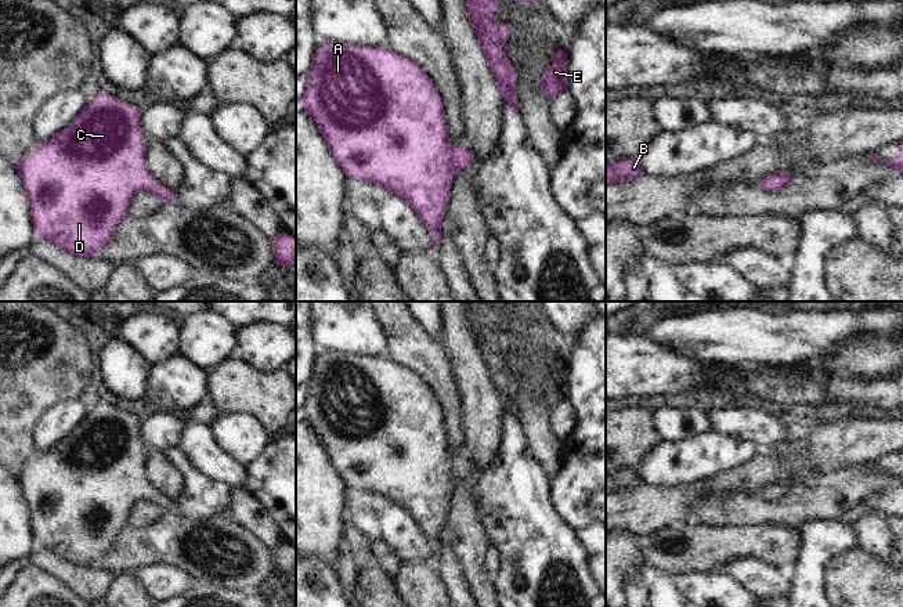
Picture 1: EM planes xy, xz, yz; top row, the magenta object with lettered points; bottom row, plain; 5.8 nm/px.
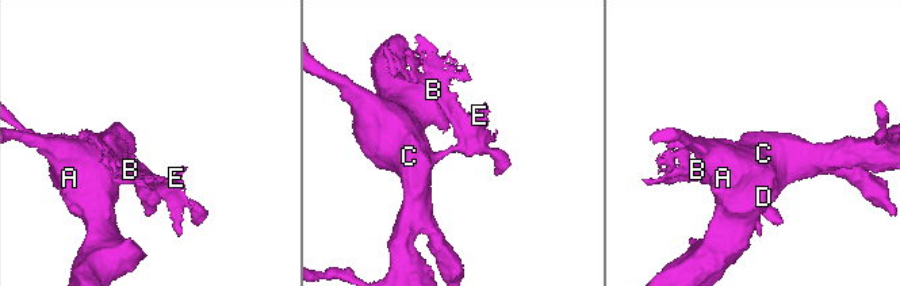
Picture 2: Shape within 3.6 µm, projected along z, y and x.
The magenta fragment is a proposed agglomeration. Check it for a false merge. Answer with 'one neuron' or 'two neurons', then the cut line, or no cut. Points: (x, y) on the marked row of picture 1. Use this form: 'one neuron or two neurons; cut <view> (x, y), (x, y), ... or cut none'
one neuron; cut none

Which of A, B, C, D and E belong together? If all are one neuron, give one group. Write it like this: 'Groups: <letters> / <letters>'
Groups: A B C D E.

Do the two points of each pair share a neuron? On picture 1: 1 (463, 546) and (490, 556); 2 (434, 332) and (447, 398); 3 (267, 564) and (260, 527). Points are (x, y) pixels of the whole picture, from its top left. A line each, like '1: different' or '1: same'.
1: different
2: different
3: different

